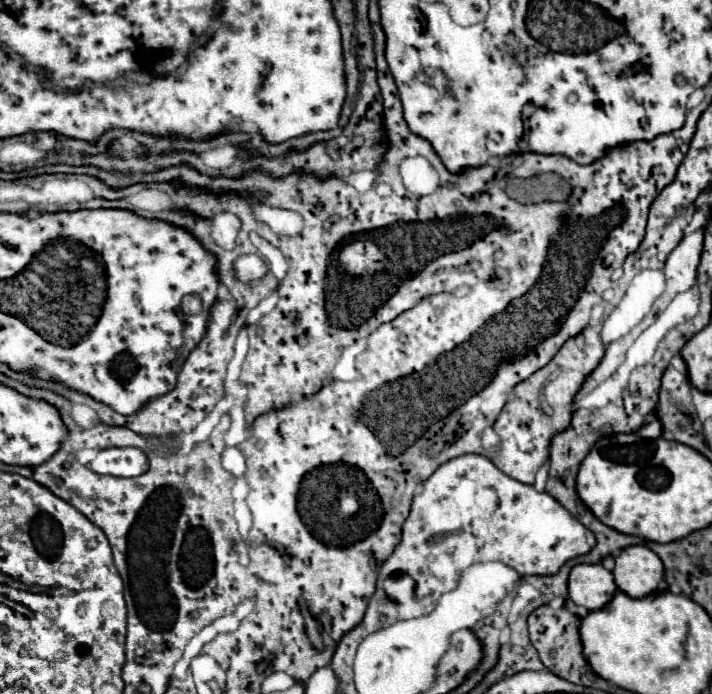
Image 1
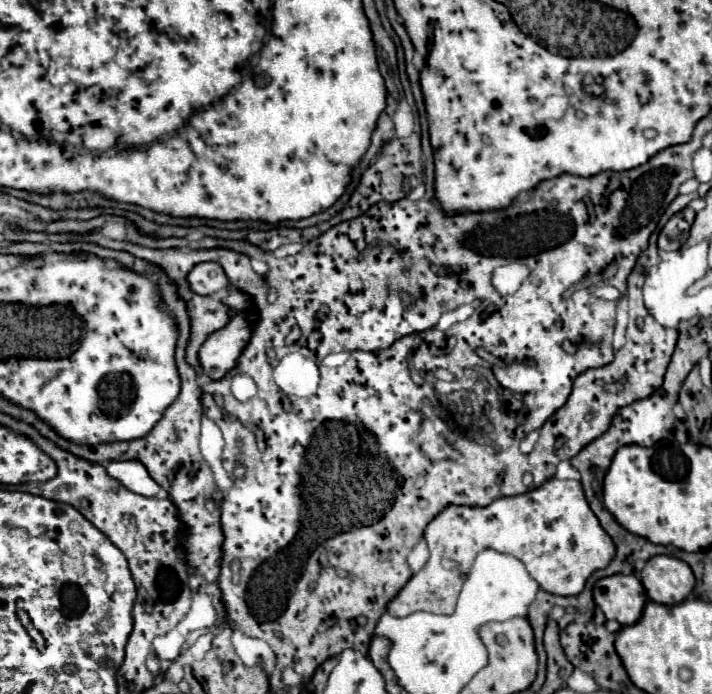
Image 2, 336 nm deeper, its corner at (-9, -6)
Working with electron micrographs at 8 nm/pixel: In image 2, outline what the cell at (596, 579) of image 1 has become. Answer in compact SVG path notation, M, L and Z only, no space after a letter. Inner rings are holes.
M614 574L598 580L594 602L602 608L606 618L614 618L622 626L630 626L642 616L642 610L648 604L648 594L634 574Z

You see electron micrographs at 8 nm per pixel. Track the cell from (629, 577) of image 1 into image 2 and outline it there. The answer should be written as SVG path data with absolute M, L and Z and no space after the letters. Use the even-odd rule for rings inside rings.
M654 556L642 570L642 584L650 600L674 606L692 594L696 580L684 560L674 556Z

